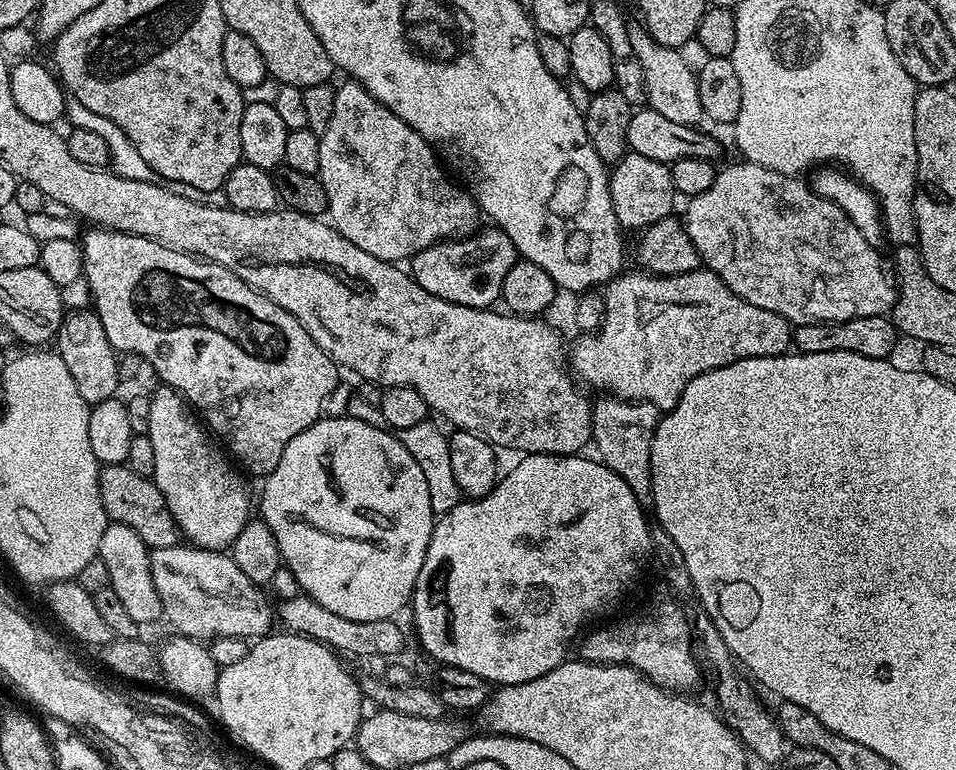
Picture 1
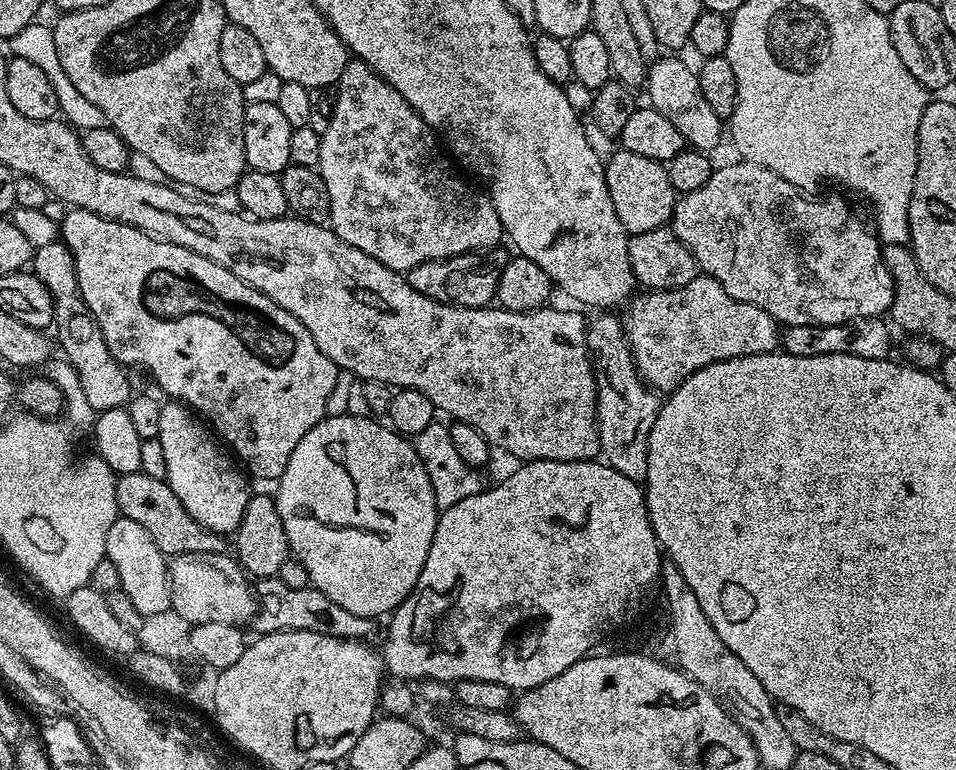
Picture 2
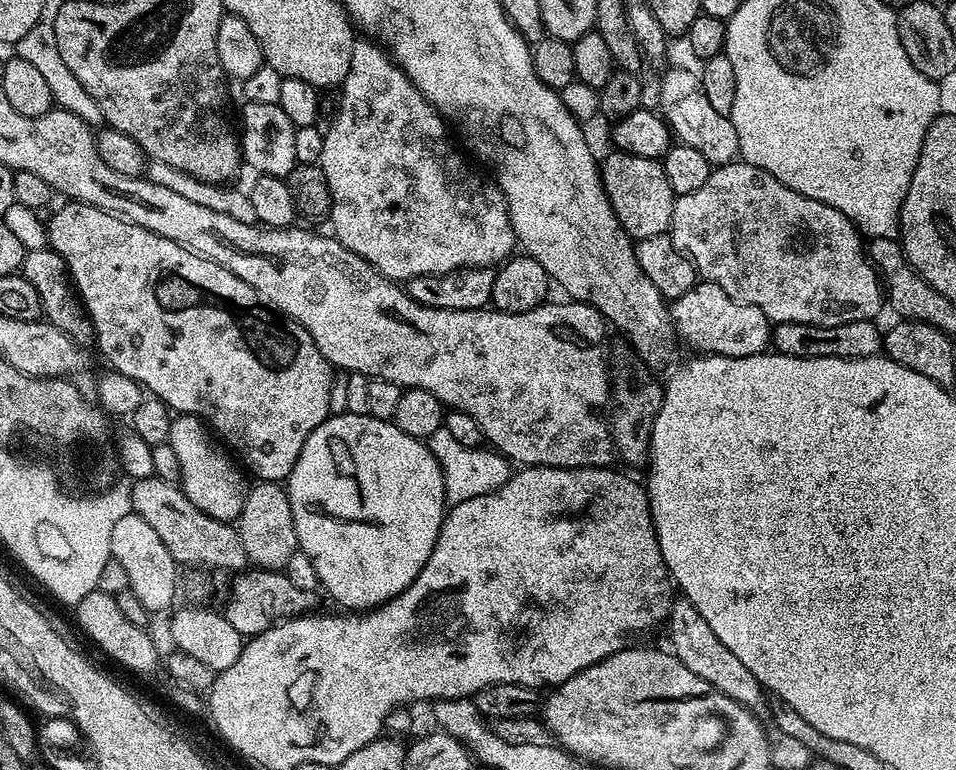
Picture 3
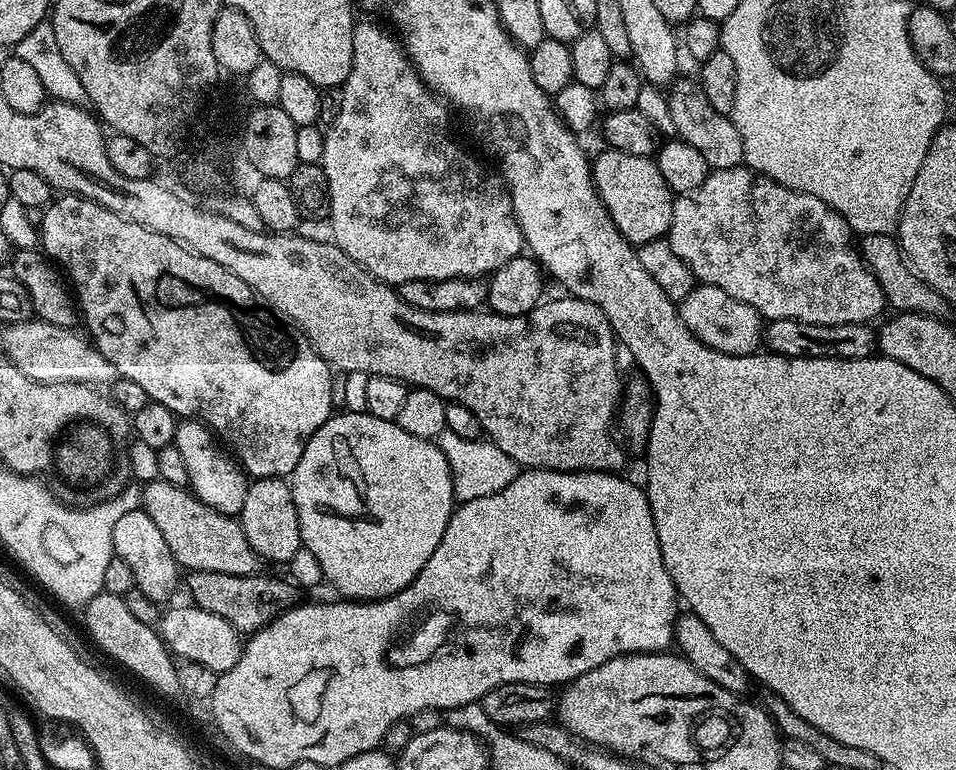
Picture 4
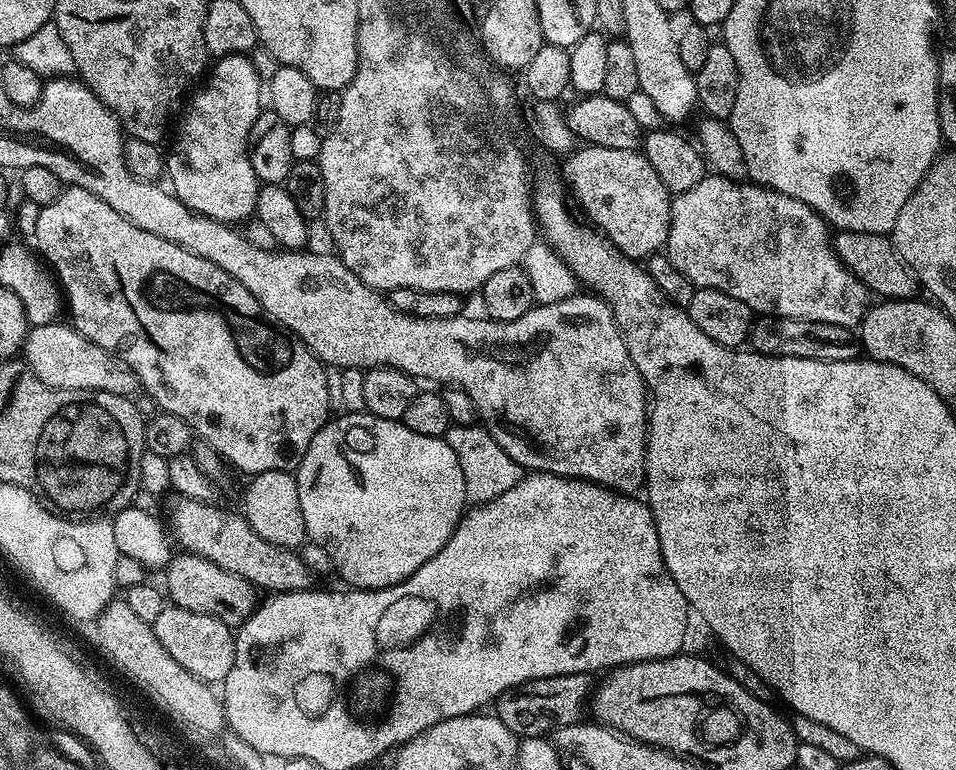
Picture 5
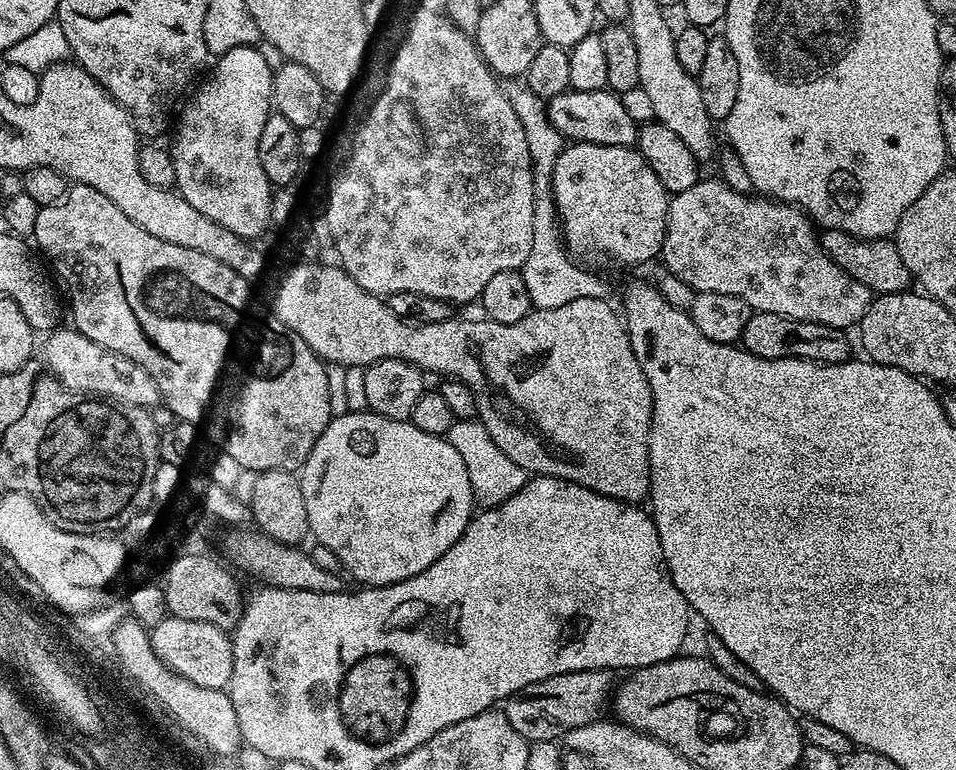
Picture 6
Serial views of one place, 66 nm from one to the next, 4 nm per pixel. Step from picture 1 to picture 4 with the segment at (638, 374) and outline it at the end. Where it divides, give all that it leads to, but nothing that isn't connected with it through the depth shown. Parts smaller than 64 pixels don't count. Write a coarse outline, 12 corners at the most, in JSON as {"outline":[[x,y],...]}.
{"outline":[[697,283],[680,317],[722,354],[750,356],[762,317],[718,286]]}

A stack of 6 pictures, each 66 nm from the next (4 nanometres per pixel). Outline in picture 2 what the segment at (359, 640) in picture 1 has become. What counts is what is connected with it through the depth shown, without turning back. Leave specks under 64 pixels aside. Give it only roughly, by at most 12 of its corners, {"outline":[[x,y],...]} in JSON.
{"outline":[[260,578],[250,628],[371,641],[377,621],[322,590]]}

